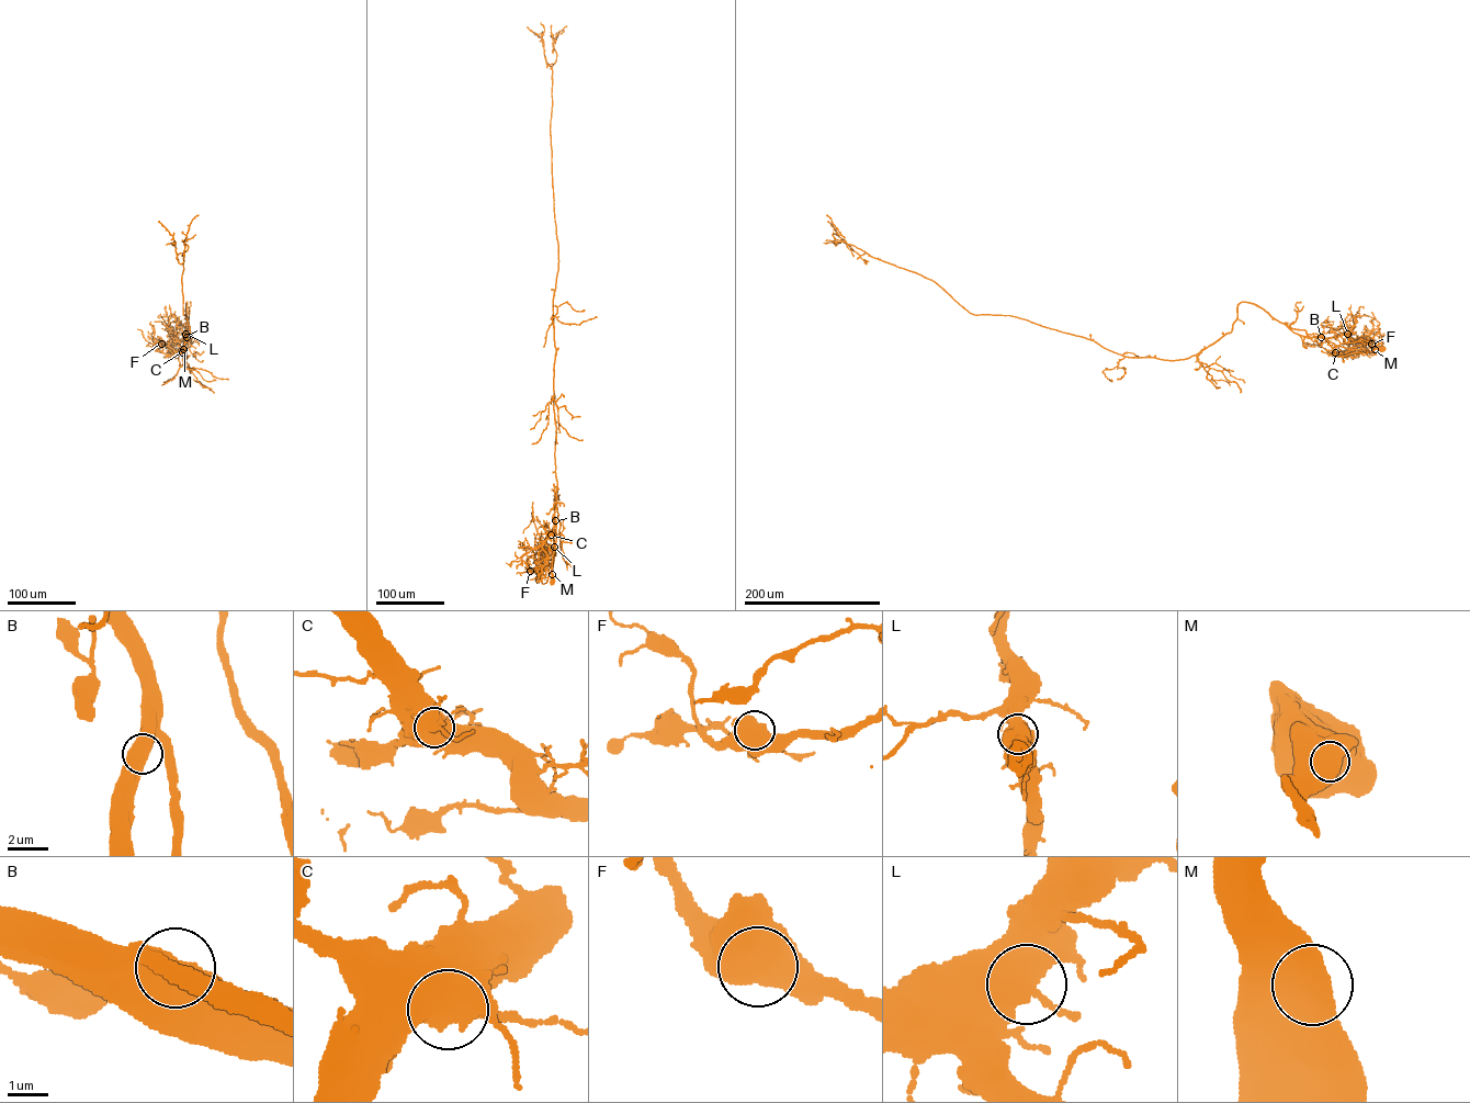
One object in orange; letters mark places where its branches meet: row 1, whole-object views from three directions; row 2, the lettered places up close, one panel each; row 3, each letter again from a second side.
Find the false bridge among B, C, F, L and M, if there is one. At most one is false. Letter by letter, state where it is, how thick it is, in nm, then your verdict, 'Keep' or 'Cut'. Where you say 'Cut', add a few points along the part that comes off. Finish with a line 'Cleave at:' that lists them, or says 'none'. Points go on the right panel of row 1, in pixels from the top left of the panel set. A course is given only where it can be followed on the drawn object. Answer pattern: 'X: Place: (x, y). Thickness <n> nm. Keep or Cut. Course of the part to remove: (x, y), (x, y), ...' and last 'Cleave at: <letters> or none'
B: Place: (1321, 337). Thickness 1000 nm. Keep
C: Place: (1335, 352). Thickness 850 nm. Keep
F: Place: (1371, 344). Thickness 900 nm. Keep
L: Place: (1347, 334). Thickness 600 nm. Keep
M: Place: (1375, 349). Thickness 950 nm. Keep
Cleave at: none

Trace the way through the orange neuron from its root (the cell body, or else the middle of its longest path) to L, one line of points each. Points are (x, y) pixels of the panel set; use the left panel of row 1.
L: (183, 349), (188, 347), (185, 334)

